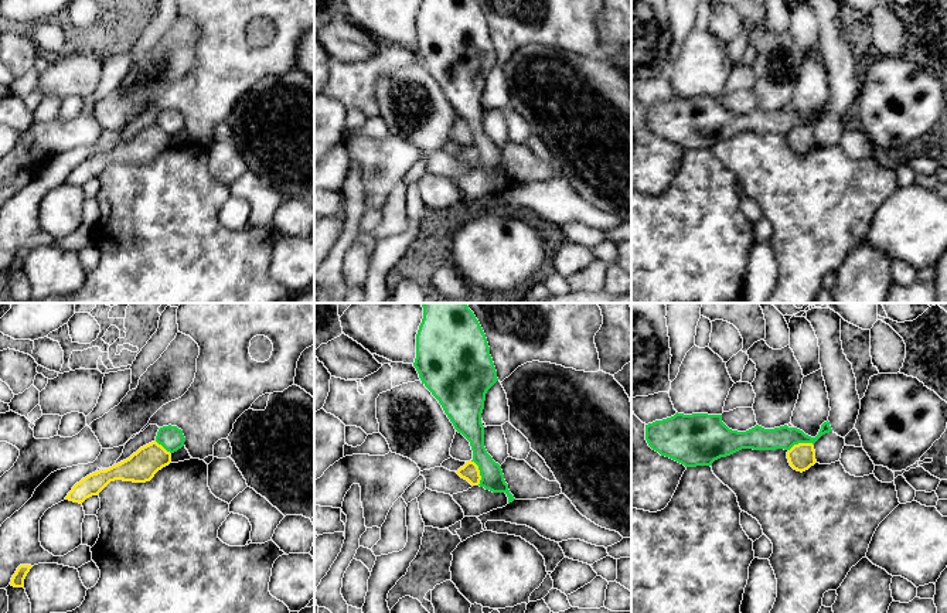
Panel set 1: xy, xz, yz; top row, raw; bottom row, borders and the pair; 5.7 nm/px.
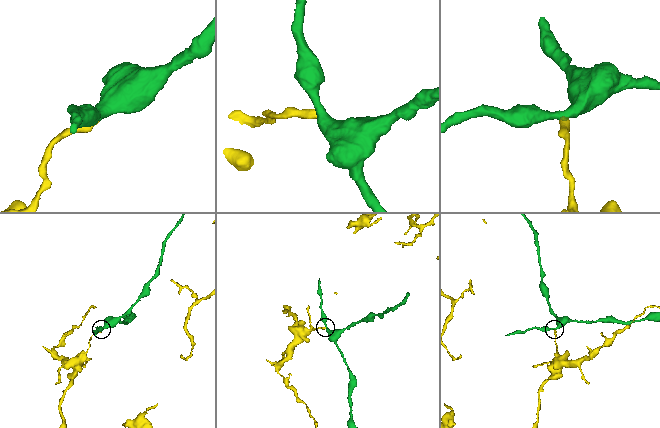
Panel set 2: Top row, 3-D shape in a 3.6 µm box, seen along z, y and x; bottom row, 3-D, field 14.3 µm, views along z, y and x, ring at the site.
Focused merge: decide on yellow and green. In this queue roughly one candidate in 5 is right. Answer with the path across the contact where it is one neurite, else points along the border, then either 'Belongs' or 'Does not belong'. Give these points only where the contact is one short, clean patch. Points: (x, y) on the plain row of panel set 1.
Boundary: xz (470, 143), (477, 149), (479, 167). Does not belong

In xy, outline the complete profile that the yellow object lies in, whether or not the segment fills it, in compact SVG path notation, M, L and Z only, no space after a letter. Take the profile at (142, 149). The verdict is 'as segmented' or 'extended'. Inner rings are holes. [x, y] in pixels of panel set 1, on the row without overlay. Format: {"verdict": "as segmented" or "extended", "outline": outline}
{"verdict": "as segmented", "outline": "M154 123L140 130L129 142L82 161L72 170L65 183L82 187L86 181L98 178L115 163L133 166L150 164L159 153L170 146L171 136Z"}

